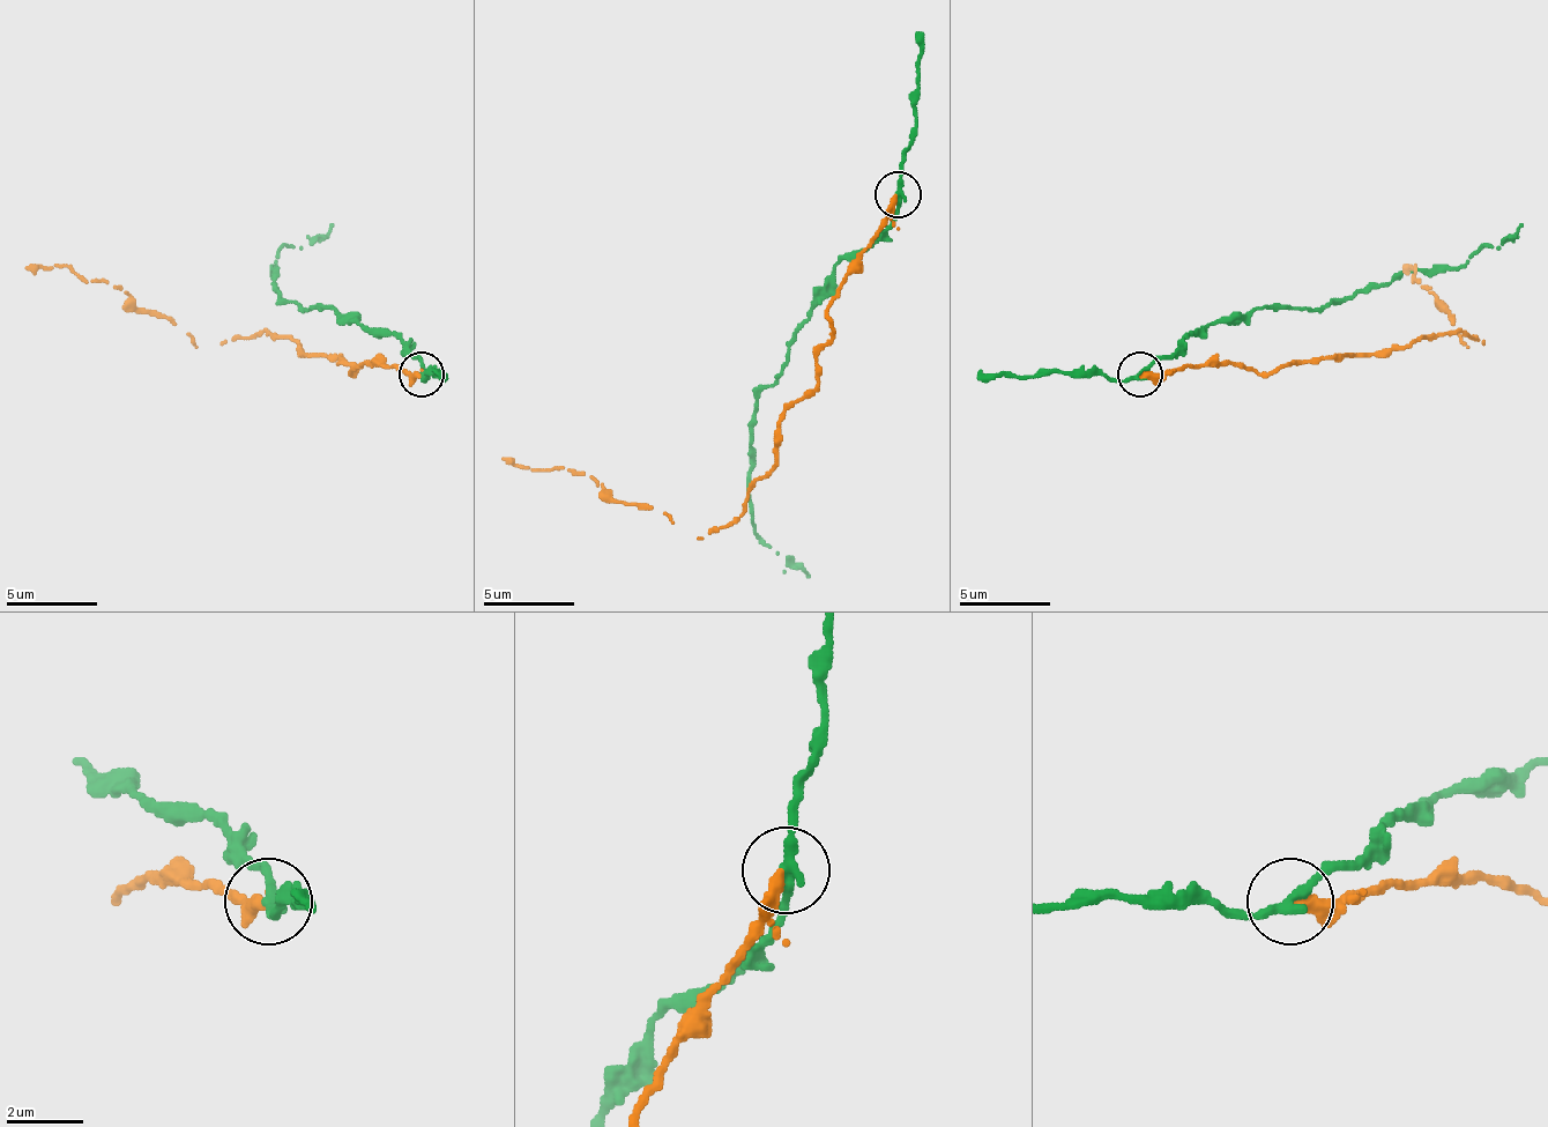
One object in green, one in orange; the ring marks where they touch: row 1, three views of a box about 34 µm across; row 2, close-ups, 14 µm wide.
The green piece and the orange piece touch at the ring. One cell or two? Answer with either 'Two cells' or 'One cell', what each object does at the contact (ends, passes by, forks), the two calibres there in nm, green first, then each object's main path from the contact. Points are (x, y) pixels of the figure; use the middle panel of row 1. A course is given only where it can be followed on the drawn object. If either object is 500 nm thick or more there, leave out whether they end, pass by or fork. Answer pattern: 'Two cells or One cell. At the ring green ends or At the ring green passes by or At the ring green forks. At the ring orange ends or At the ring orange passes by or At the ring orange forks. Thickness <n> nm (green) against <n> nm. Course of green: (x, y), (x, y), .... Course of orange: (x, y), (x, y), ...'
Two cells. At the ring green passes by. At the ring orange ends. Thickness 280 nm (green) against 320 nm. Course of green: (897, 195), (892, 228), (833, 268), (783, 373), (756, 400), (751, 524), (810, 578). Course of orange: (897, 195), (828, 309), (819, 382), (783, 414), (779, 459), (723, 528), (697, 536), (582, 473), (500, 459)

